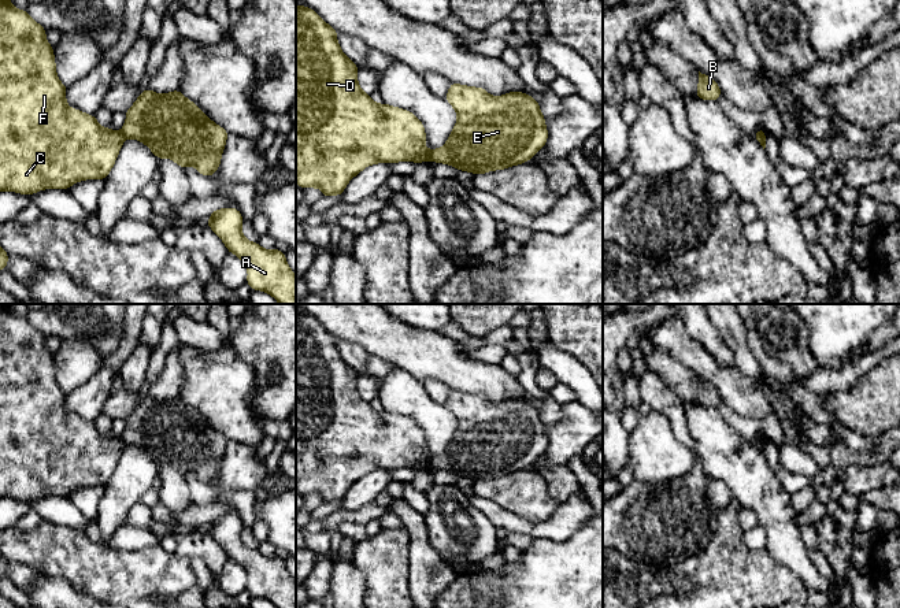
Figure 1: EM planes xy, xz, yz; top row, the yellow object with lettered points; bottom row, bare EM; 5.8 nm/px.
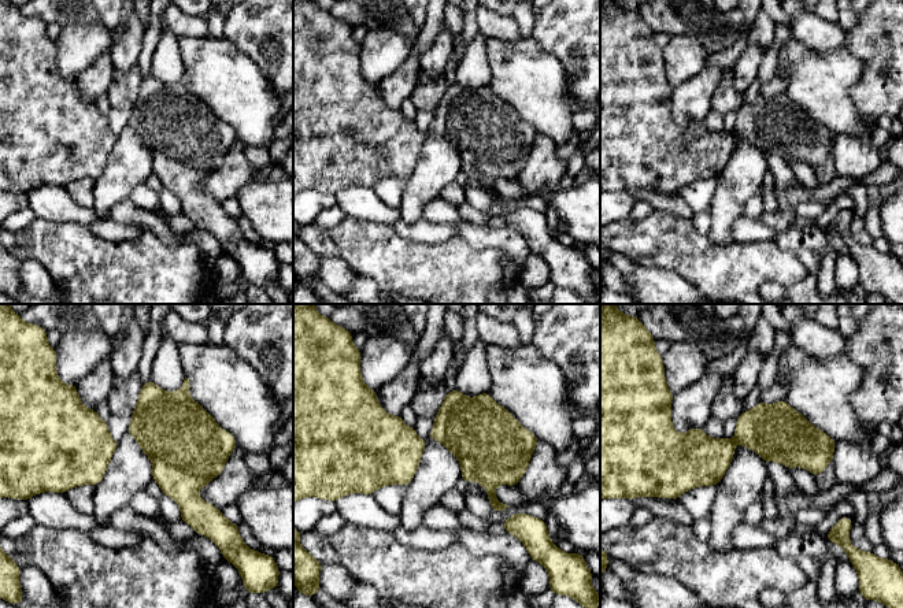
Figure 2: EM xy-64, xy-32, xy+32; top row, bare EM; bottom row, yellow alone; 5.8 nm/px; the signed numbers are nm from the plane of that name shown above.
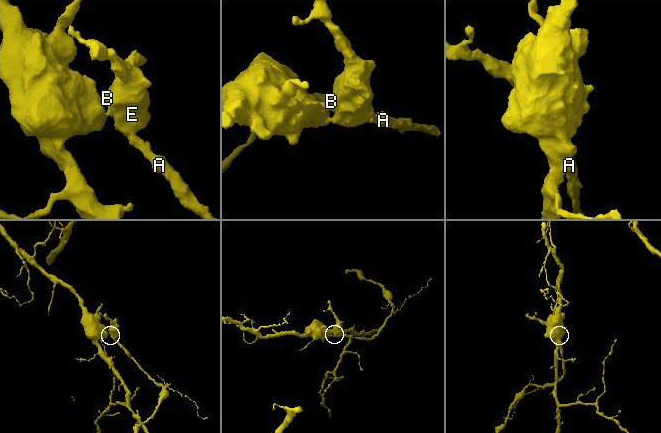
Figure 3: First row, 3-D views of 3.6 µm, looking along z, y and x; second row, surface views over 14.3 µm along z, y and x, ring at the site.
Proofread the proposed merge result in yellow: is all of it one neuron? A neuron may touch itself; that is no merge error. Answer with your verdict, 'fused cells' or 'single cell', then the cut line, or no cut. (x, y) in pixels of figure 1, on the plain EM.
fused cells; cut in xz along (428, 458), (429, 466)

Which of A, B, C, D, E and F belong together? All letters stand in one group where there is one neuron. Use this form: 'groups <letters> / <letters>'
groups A B E / C D F

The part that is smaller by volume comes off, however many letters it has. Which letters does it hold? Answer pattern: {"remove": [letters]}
{"remove": ["A", "B", "E"]}

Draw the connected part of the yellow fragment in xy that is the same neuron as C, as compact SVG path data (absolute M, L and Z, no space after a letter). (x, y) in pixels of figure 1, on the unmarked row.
M0 304L0 498L11 497L21 501L33 501L49 494L67 497L71 492L84 486L105 486L125 448L125 442L121 438L101 434L95 422L73 416L66 411L67 393L64 393L56 382L53 353L47 349L45 340L47 337L32 326L26 316L16 316L8 304Z

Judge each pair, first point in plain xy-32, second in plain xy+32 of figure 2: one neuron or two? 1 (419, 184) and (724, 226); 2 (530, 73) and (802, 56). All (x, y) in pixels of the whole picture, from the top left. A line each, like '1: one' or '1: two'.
1: one
2: one

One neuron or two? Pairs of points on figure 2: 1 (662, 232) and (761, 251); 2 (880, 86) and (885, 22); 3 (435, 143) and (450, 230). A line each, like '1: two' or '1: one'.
1: one
2: one
3: two

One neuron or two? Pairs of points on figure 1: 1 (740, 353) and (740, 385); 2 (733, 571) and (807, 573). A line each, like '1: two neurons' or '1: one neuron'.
1: two neurons
2: two neurons

